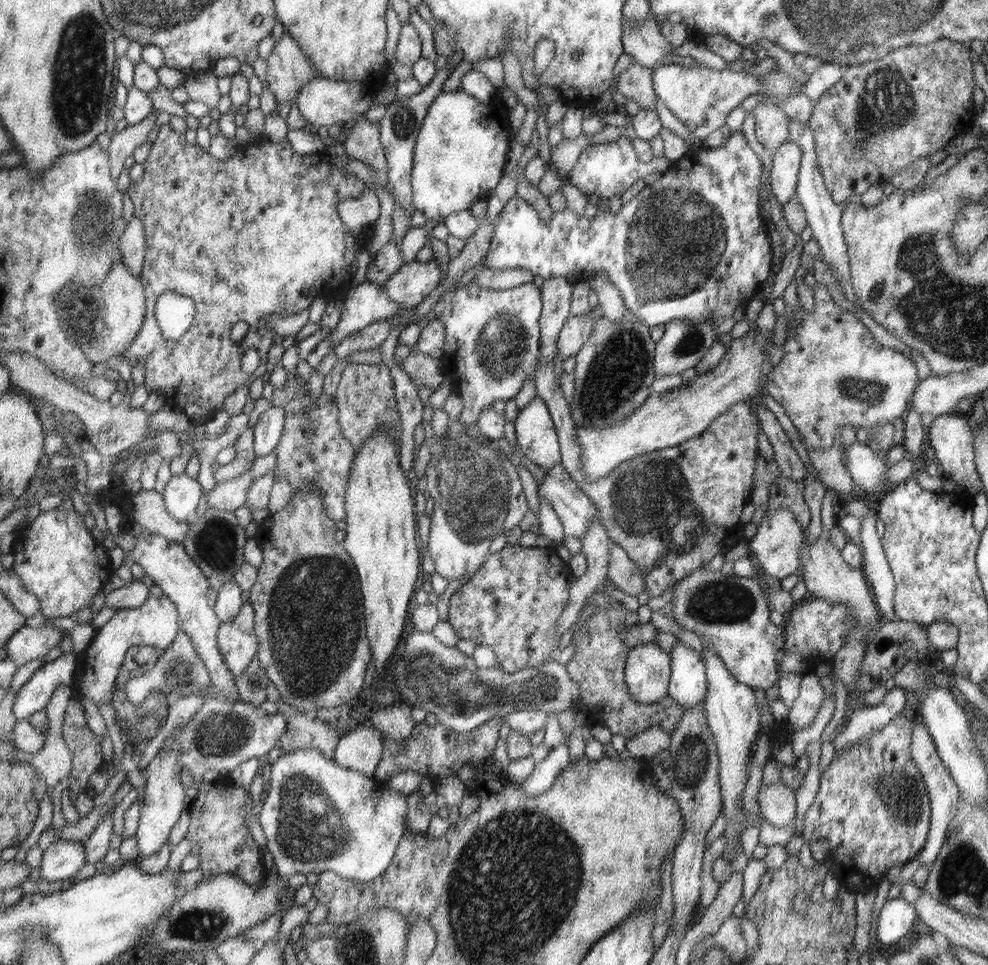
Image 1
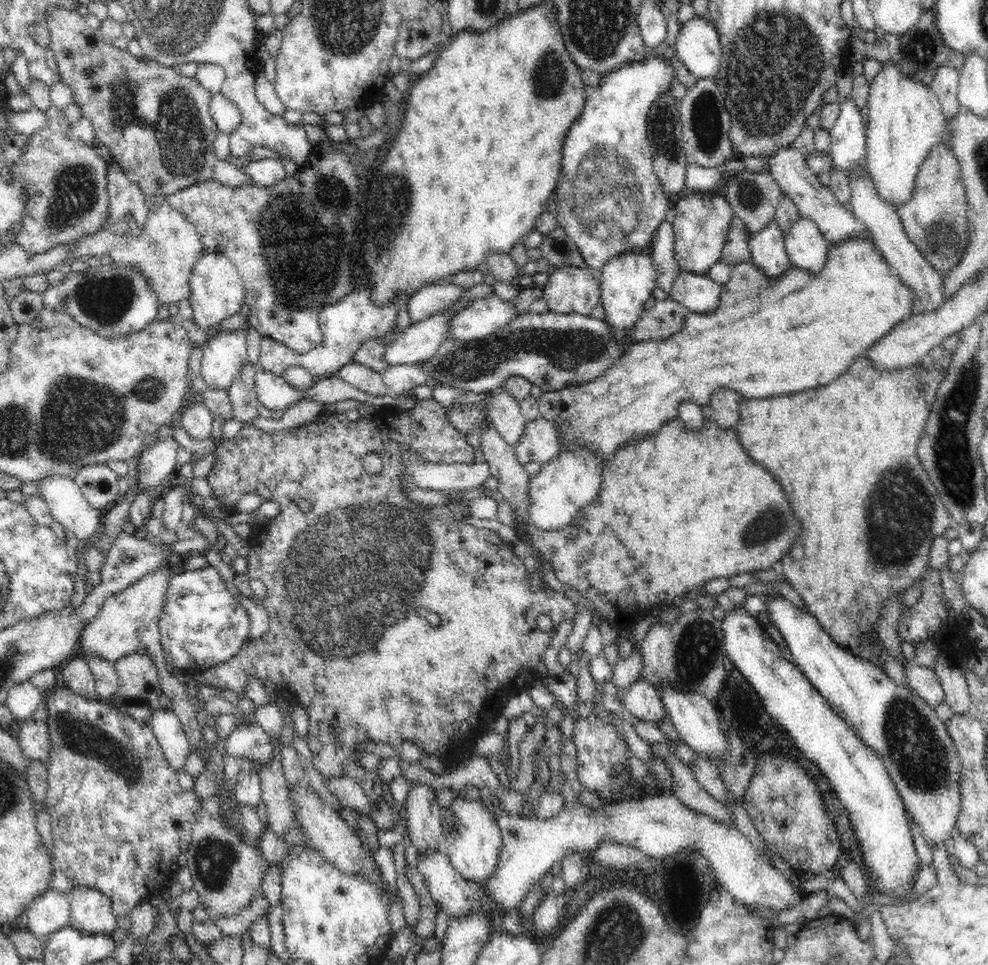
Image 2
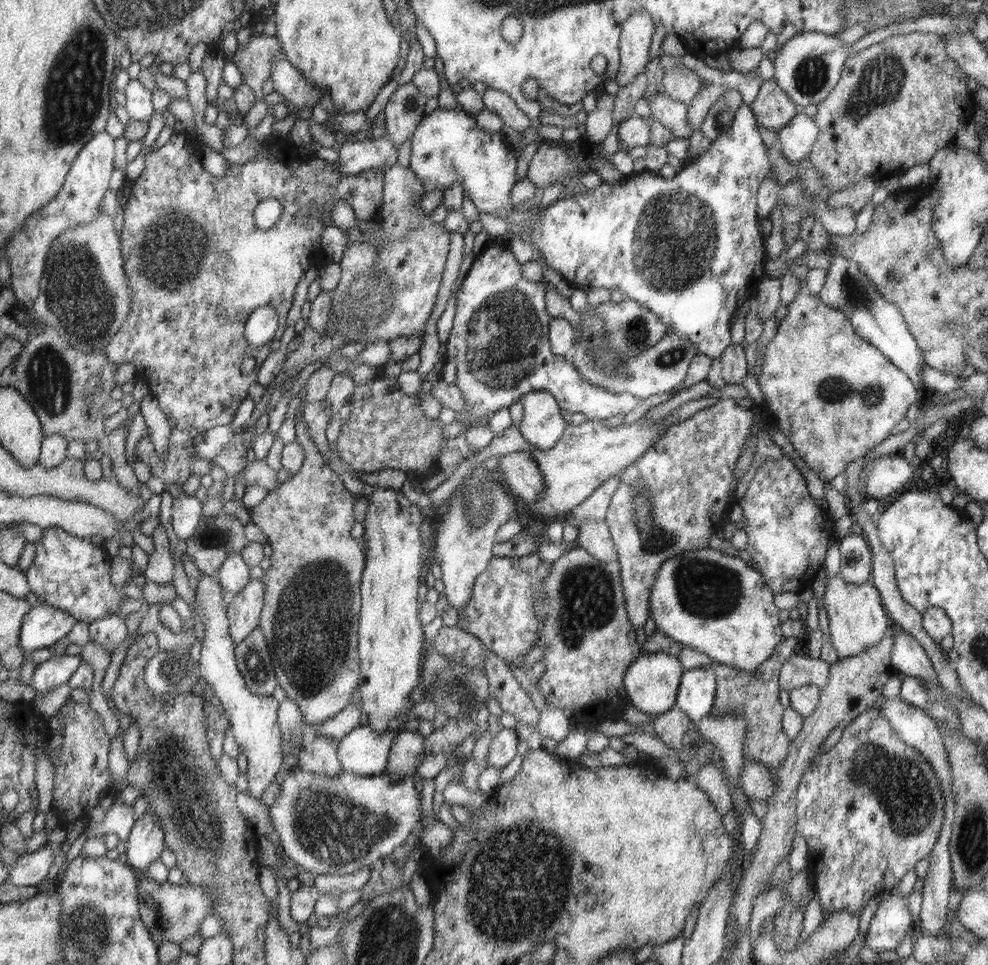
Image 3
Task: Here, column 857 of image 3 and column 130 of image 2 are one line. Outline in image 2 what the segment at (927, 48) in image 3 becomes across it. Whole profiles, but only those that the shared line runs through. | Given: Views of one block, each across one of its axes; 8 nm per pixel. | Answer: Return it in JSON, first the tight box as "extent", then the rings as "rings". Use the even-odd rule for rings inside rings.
{"extent":[44,5,219,197],"rings":[[[50,5],[45,10],[44,24],[46,24],[49,29],[49,47],[56,59],[59,80],[62,84],[68,85],[73,93],[74,104],[78,104],[82,116],[88,117],[90,123],[94,126],[95,138],[100,139],[102,143],[108,145],[108,151],[106,151],[105,154],[109,159],[114,159],[118,166],[121,166],[121,169],[124,170],[129,180],[131,180],[134,185],[139,186],[140,193],[143,193],[146,197],[156,196],[157,194],[176,194],[176,192],[180,192],[180,190],[187,189],[188,186],[212,178],[213,168],[219,161],[213,147],[219,131],[211,115],[210,104],[213,95],[209,90],[202,88],[202,85],[199,84],[196,78],[183,76],[180,74],[178,68],[152,62],[146,57],[136,58],[128,49],[120,50],[111,44],[106,44],[102,38],[101,32],[98,29],[91,29],[88,27],[82,15],[75,9],[68,10],[62,5]]]}

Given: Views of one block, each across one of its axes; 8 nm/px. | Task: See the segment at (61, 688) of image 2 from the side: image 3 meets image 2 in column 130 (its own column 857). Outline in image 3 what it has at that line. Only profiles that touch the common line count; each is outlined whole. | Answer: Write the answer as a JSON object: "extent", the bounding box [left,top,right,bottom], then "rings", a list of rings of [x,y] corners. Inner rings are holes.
{"extent":[796,705,946,925],"rings":[[[875,705],[875,706],[872,706],[872,707],[871,707],[871,708],[870,708],[870,709],[868,709],[868,710],[866,710],[866,711],[864,711],[864,712],[862,712],[862,714],[859,714],[859,715],[858,715],[858,716],[857,716],[857,717],[856,717],[856,718],[855,718],[855,719],[854,719],[854,720],[853,720],[853,722],[851,722],[851,723],[850,723],[850,724],[848,724],[848,726],[846,726],[846,727],[844,727],[844,728],[843,728],[843,732],[842,732],[842,737],[841,737],[841,740],[840,740],[840,741],[839,741],[839,742],[838,742],[838,743],[836,743],[836,744],[835,744],[835,745],[834,745],[834,747],[832,747],[832,748],[830,748],[830,750],[828,750],[828,751],[826,751],[826,753],[822,753],[822,755],[818,755],[818,756],[816,756],[816,757],[814,757],[814,759],[813,759],[813,760],[812,760],[812,762],[811,762],[811,763],[810,763],[810,764],[809,764],[809,768],[808,768],[808,769],[807,769],[807,770],[806,770],[806,771],[805,771],[805,773],[804,773],[804,774],[803,774],[803,775],[802,775],[802,778],[801,778],[801,781],[800,781],[800,784],[799,784],[799,785],[798,785],[798,788],[797,788],[797,795],[796,795],[796,799],[797,799],[797,802],[796,802],[796,814],[797,814],[797,834],[798,834],[798,835],[800,835],[800,836],[804,836],[804,838],[806,838],[806,844],[808,844],[808,852],[809,852],[809,858],[808,858],[808,865],[807,865],[807,870],[808,870],[808,871],[809,871],[809,872],[810,872],[810,873],[811,873],[811,875],[812,875],[812,878],[813,878],[813,881],[812,881],[812,886],[813,886],[813,887],[814,887],[814,888],[815,888],[815,889],[816,889],[816,899],[818,899],[818,902],[820,902],[820,904],[821,904],[821,905],[822,905],[822,910],[823,910],[823,920],[822,920],[822,921],[821,921],[821,923],[820,923],[820,925],[821,925],[821,924],[822,924],[822,922],[824,922],[824,921],[825,921],[825,920],[826,920],[826,919],[827,919],[827,918],[828,918],[828,917],[829,917],[829,916],[830,916],[830,915],[831,915],[831,914],[832,914],[832,913],[833,913],[833,912],[834,912],[834,911],[837,911],[837,910],[842,910],[842,909],[846,909],[846,910],[849,910],[849,911],[850,911],[850,912],[858,912],[858,910],[863,910],[863,908],[864,908],[864,906],[866,906],[866,904],[868,904],[868,902],[870,902],[870,900],[872,900],[872,898],[874,898],[874,896],[876,896],[876,894],[880,894],[880,892],[883,892],[883,890],[884,890],[884,888],[892,888],[892,886],[896,886],[896,884],[898,884],[898,882],[900,882],[900,878],[902,878],[902,876],[904,876],[904,874],[906,874],[906,872],[908,872],[908,870],[910,870],[910,871],[912,871],[912,868],[914,868],[914,866],[916,866],[916,862],[920,862],[920,860],[922,860],[922,858],[926,858],[926,856],[928,856],[928,854],[930,854],[930,853],[931,853],[931,852],[932,852],[932,846],[935,846],[935,845],[936,845],[936,842],[938,842],[938,841],[939,841],[939,838],[940,838],[940,836],[941,836],[941,835],[940,835],[940,830],[942,830],[942,829],[943,829],[943,827],[944,827],[944,826],[945,826],[945,806],[946,806],[946,800],[945,800],[945,796],[944,796],[944,790],[941,790],[941,785],[940,785],[940,778],[938,778],[938,777],[937,777],[937,775],[936,775],[936,771],[934,771],[934,770],[933,770],[933,767],[932,767],[932,763],[930,763],[930,762],[929,762],[929,761],[928,761],[928,759],[927,759],[927,758],[926,758],[926,757],[925,757],[925,755],[924,755],[924,754],[921,754],[921,751],[920,751],[920,750],[916,750],[916,749],[915,749],[915,748],[914,748],[914,747],[913,747],[913,746],[910,746],[910,745],[909,745],[909,743],[906,743],[906,742],[904,742],[904,741],[903,741],[903,740],[902,740],[902,739],[901,739],[901,738],[900,738],[900,737],[899,737],[899,736],[898,736],[898,734],[896,734],[896,731],[895,731],[895,730],[894,730],[894,729],[893,729],[893,728],[892,728],[892,725],[891,725],[891,724],[890,724],[890,721],[889,721],[889,719],[887,719],[887,718],[886,718],[886,717],[885,717],[885,715],[882,715],[882,714],[881,714],[881,710],[880,710],[880,708],[879,708],[879,707],[878,707],[878,706],[876,706],[876,705]]]}

